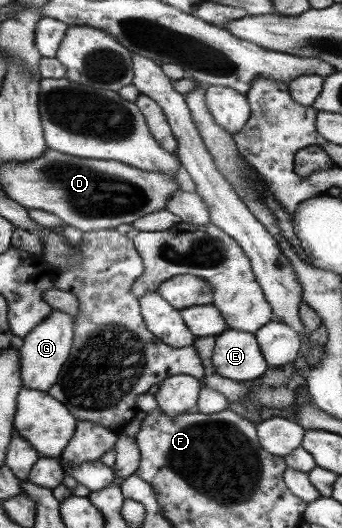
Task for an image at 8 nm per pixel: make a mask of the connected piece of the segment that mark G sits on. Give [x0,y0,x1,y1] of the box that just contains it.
[18,311,75,393]

